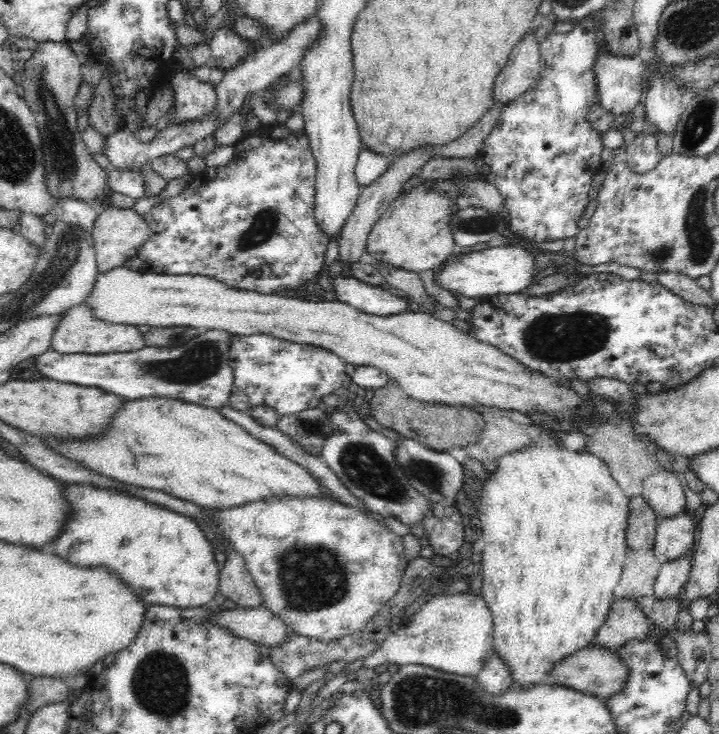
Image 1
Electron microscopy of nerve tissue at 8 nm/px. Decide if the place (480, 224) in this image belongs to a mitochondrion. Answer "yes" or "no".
yes

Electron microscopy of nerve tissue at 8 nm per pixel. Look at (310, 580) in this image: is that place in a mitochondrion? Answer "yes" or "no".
yes

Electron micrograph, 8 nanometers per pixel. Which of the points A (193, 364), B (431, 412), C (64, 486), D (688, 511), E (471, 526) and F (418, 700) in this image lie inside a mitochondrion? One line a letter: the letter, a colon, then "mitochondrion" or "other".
A: mitochondrion
B: other
C: other
D: other
E: other
F: mitochondrion

